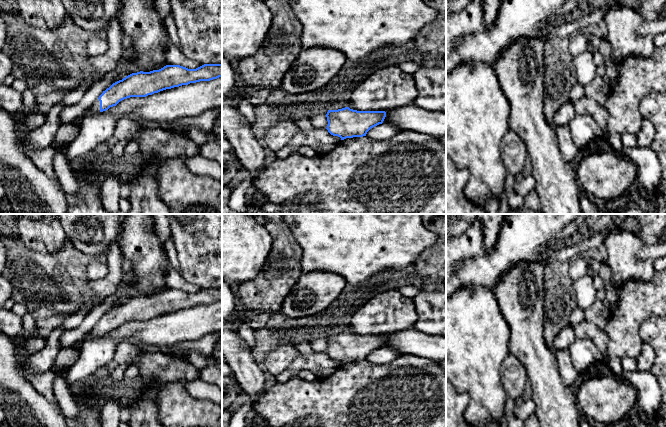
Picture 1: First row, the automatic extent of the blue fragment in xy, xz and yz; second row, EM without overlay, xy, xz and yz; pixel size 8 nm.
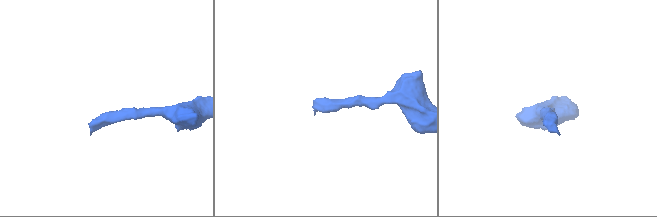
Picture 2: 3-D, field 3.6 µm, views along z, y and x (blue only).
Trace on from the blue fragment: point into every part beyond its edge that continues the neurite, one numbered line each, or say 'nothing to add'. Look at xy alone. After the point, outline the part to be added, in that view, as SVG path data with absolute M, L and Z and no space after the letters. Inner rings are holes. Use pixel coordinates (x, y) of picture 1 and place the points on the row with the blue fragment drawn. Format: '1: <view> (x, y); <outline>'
1: xy (95, 108); M97 99L90 108L86 110L86 112L100 113L100 101Z

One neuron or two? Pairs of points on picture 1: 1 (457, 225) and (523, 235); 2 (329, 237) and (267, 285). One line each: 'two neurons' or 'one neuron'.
1: two neurons
2: two neurons

